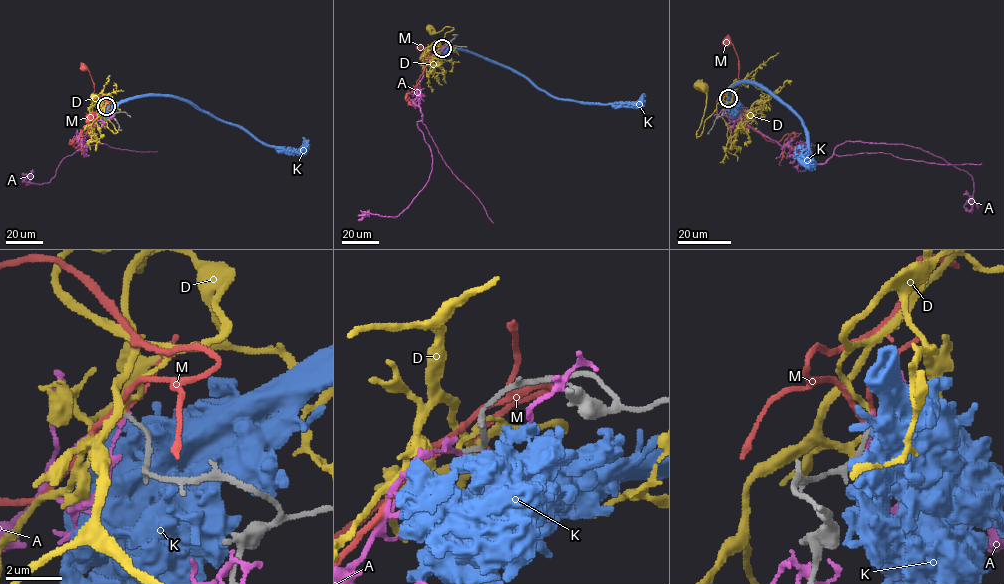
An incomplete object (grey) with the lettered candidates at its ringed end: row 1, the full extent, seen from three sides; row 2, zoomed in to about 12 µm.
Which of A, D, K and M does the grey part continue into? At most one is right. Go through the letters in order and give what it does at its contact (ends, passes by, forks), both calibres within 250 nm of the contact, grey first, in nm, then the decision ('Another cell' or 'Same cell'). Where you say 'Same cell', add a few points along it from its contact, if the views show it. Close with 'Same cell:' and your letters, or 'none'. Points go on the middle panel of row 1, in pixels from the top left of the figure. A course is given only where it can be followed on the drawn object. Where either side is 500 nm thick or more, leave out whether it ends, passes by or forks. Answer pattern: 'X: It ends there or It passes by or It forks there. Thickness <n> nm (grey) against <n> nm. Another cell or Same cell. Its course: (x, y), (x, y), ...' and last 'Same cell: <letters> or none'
A: It ends there. Thickness 150 nm (grey) against 130 nm. Another cell
D: It ends there. Thickness 130 nm (grey) against 160 nm. Same cell. Its course: (441, 48), (440, 40), (453, 29), (445, 26), (431, 33), (429, 28)
K: It ends there. Thickness 200 nm (grey) against 440 nm. Another cell
M: It forks there. Thickness 130 nm (grey) against 100 nm. Another cell
Same cell: D

